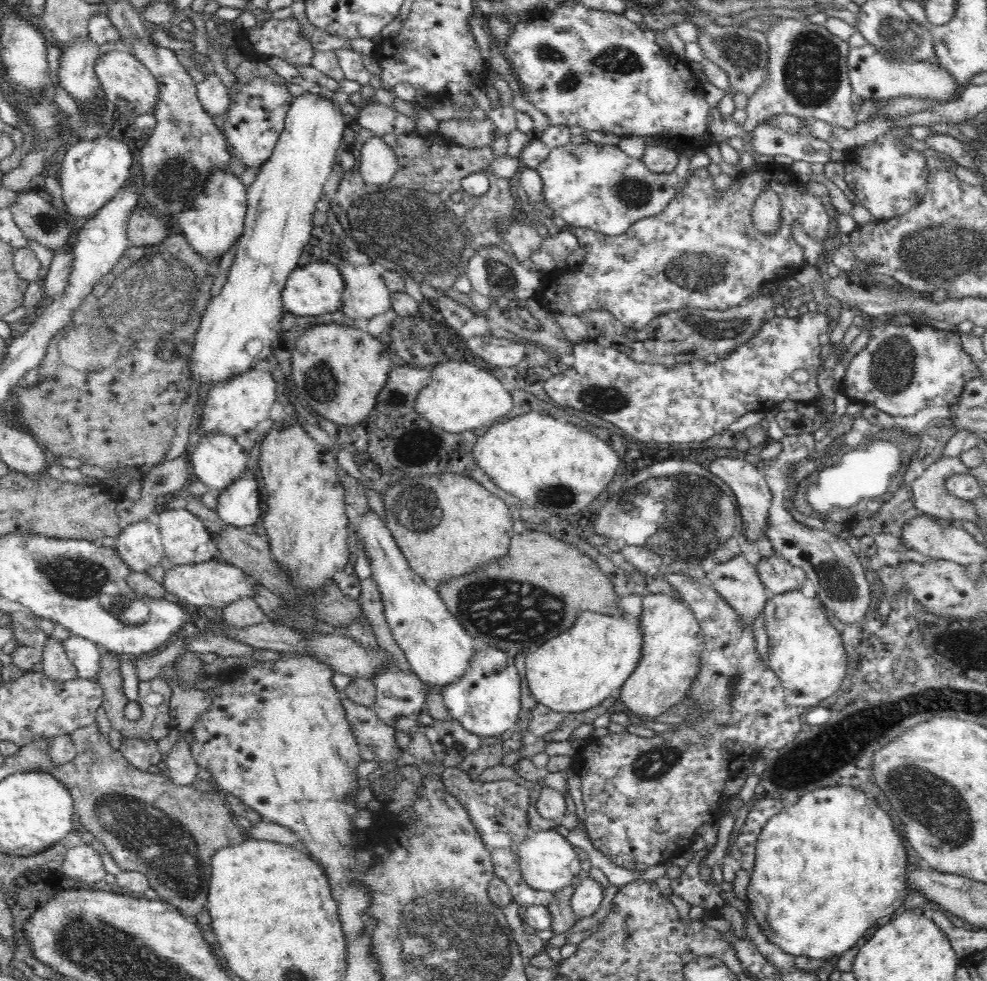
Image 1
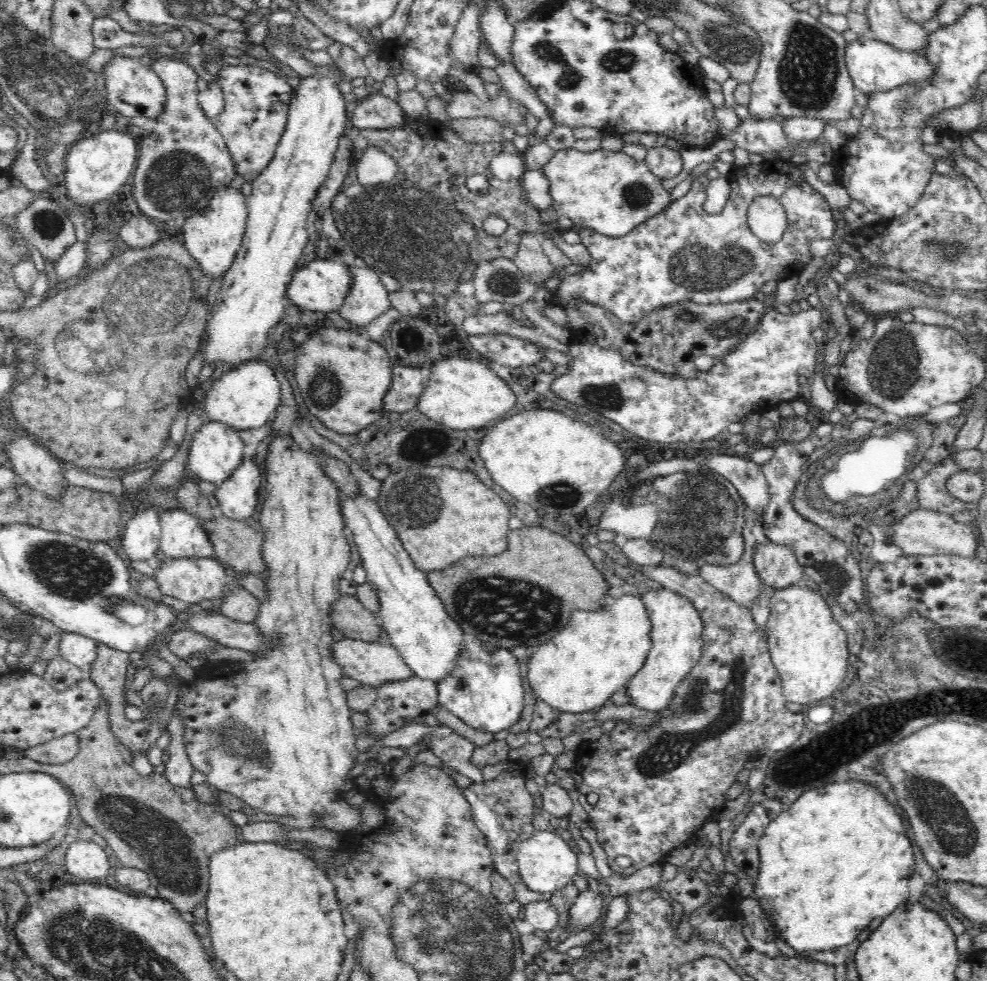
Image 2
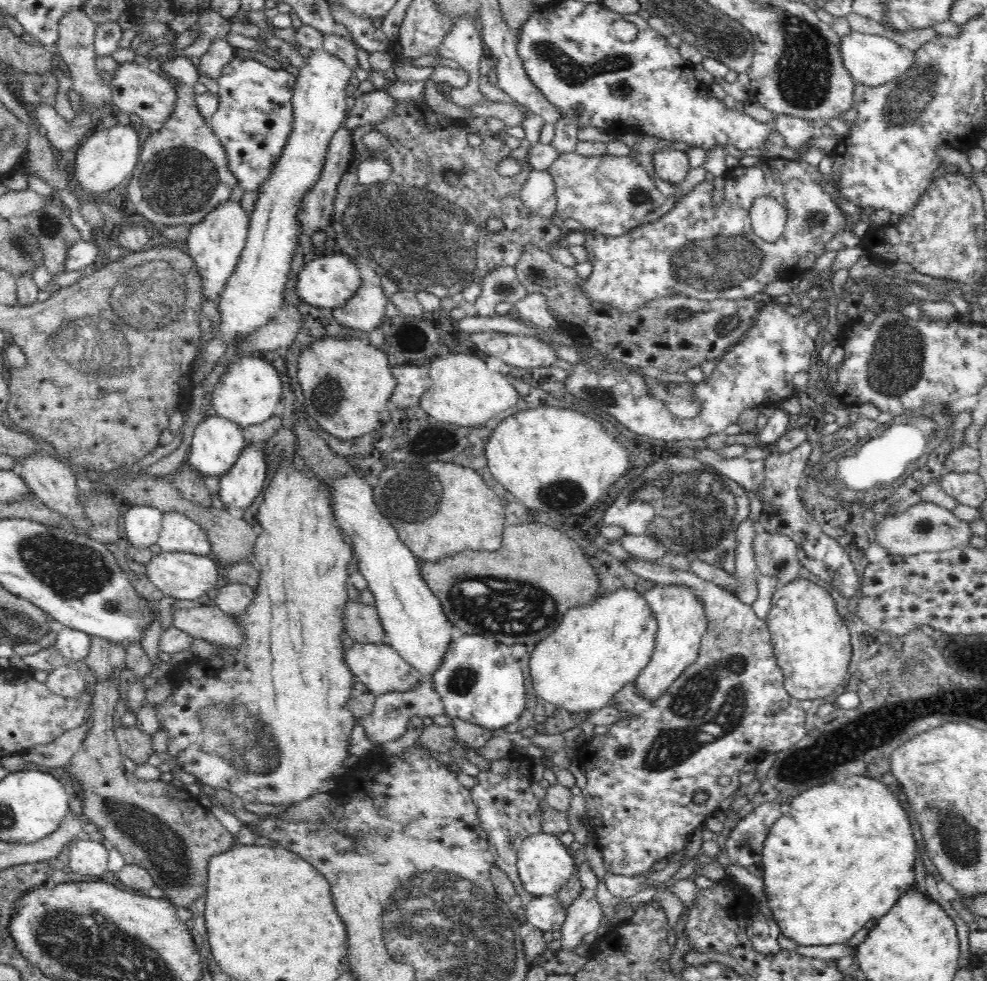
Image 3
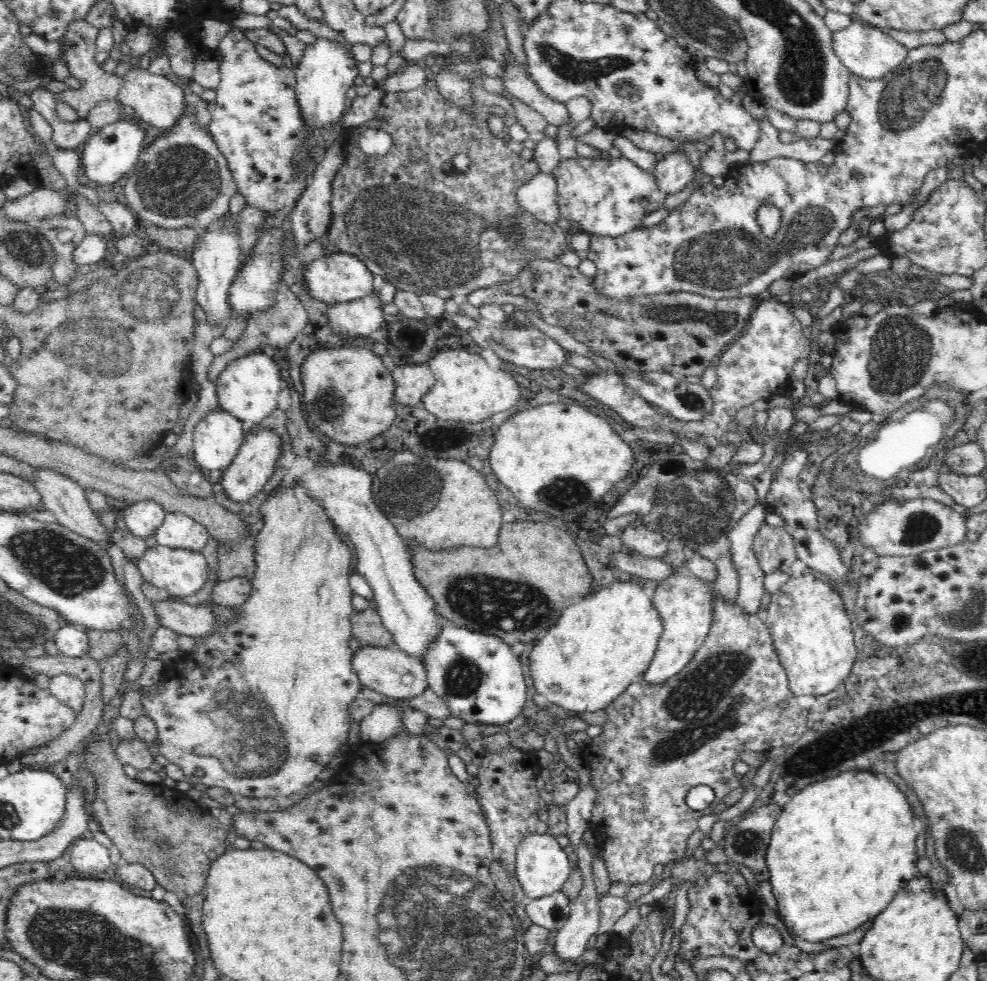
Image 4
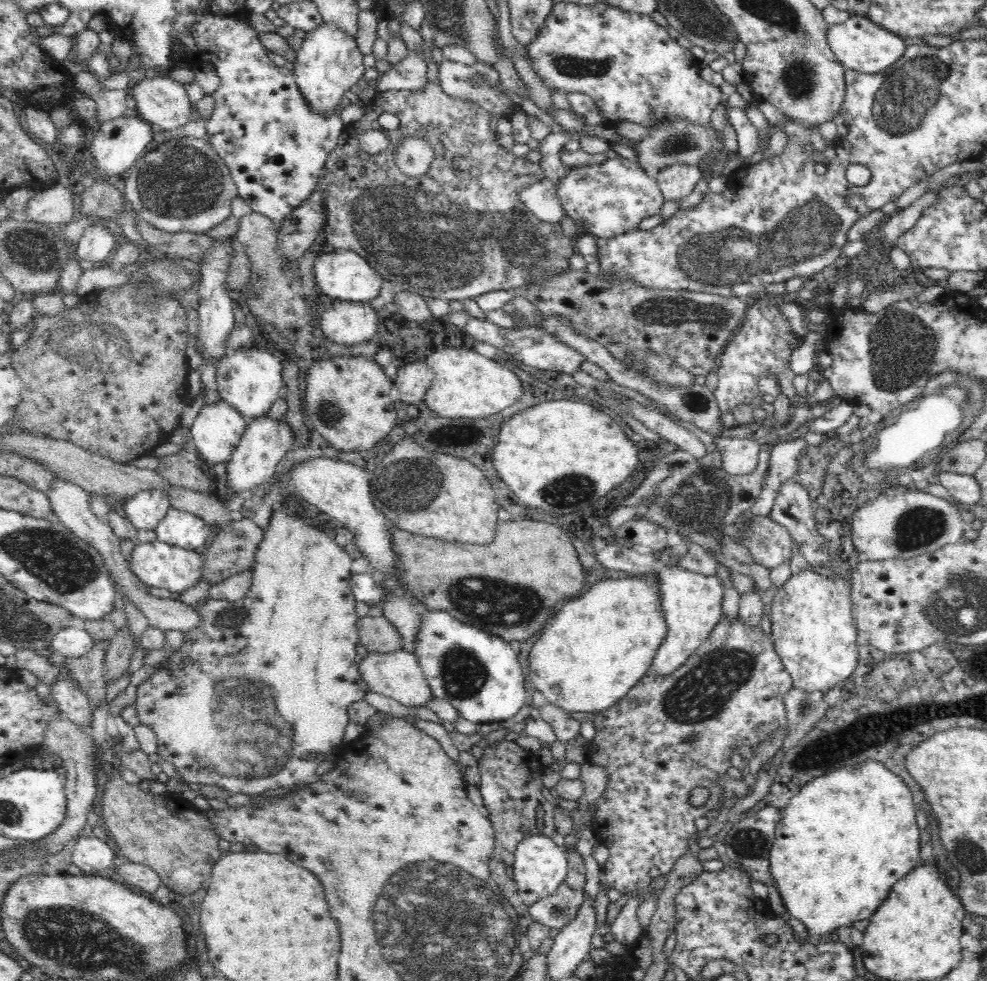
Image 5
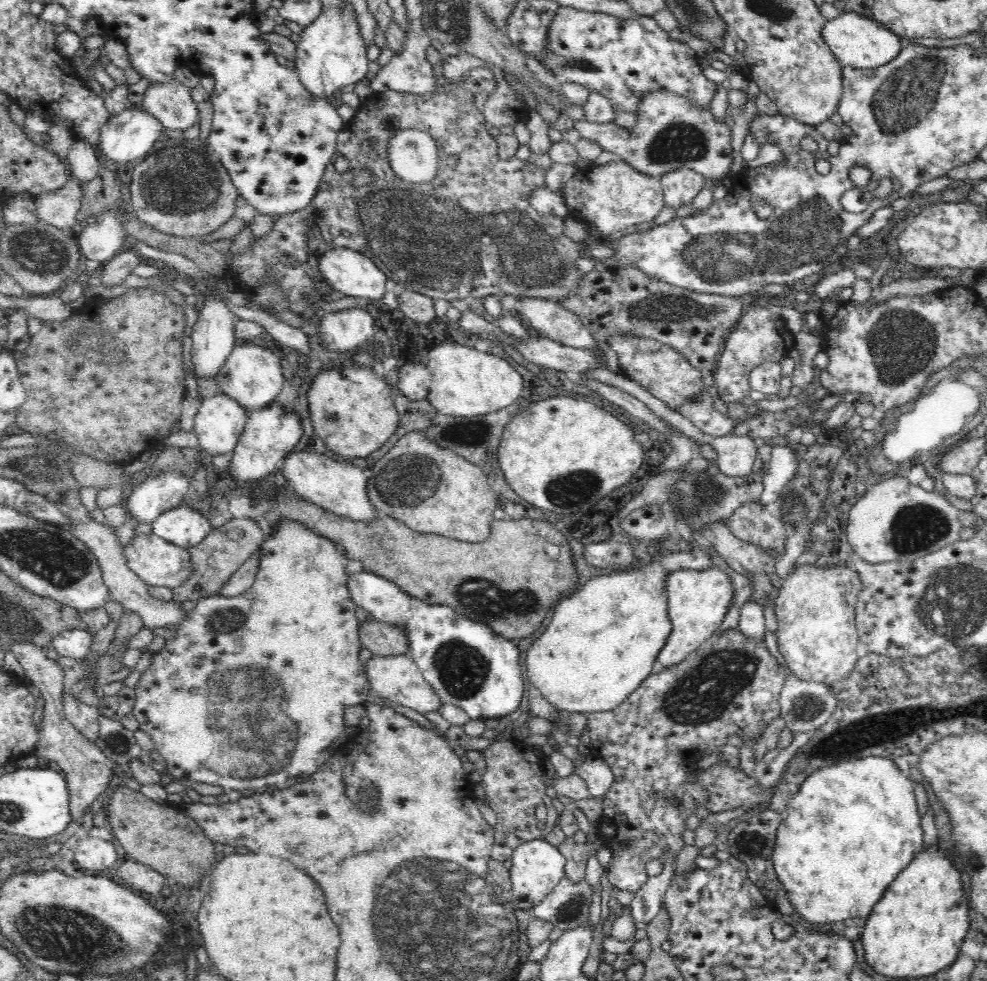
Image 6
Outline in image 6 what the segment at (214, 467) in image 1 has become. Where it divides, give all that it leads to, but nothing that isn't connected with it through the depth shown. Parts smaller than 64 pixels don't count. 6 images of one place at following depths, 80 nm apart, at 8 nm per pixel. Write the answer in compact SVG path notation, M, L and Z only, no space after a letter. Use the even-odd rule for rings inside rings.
M218 392L202 399L192 430L197 436L200 452L212 456L233 452L247 418L247 410L225 394Z

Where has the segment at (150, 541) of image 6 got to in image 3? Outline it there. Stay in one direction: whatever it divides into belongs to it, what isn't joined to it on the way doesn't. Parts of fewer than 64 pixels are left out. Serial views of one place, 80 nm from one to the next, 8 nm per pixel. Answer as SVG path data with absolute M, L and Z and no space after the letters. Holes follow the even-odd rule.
M164 552L154 554L154 558L146 566L146 575L166 596L178 600L197 600L204 594L212 595L222 585L220 573L222 567L208 556L186 552Z

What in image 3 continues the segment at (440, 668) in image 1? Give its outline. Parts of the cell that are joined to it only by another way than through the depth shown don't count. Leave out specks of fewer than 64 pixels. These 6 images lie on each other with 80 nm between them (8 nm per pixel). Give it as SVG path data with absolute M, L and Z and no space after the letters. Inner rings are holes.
M348 472L336 480L331 480L331 478L330 480L322 480L322 483L326 483L330 489L332 509L334 509L338 527L341 531L348 532L352 538L354 554L358 558L358 568L367 580L369 590L374 595L375 607L383 624L387 643L394 647L394 650L397 650L410 666L419 670L424 676L432 677L432 674L440 668L456 630L448 619L448 615L442 610L440 599L432 593L432 589L422 579L420 562L402 542L396 527L378 508L373 495L373 486L365 476Z

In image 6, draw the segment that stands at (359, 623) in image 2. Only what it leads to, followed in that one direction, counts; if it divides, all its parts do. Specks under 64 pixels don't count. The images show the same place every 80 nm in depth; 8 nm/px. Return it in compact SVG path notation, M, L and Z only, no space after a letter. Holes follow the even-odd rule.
M373 619L359 625L362 648L383 657L409 654L409 642L400 627Z

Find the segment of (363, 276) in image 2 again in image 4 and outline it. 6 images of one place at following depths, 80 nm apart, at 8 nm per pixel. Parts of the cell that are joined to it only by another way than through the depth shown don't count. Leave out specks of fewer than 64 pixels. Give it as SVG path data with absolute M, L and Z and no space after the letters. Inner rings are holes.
M379 292L346 304L329 305L327 310L329 325L333 332L350 336L370 336L384 324L382 301Z

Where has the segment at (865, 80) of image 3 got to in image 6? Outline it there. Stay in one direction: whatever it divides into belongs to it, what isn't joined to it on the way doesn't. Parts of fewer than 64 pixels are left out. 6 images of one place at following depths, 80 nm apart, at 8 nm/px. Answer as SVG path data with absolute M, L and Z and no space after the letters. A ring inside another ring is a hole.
M846 10L835 19L826 21L822 37L838 59L842 69L844 67L876 69L887 62L892 62L902 50L901 38L896 34L877 24L871 17L864 18L864 15Z

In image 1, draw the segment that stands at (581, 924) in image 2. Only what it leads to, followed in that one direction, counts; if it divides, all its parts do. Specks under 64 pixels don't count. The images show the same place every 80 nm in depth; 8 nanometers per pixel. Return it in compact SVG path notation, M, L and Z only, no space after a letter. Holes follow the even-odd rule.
M591 877L581 878L578 885L573 886L571 907L578 920L592 916L604 898L604 889Z

